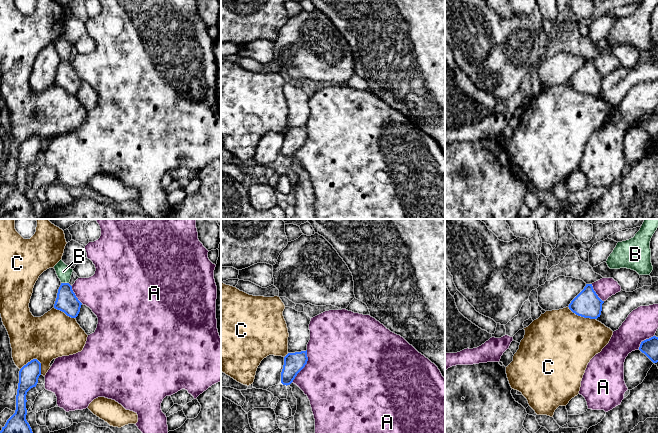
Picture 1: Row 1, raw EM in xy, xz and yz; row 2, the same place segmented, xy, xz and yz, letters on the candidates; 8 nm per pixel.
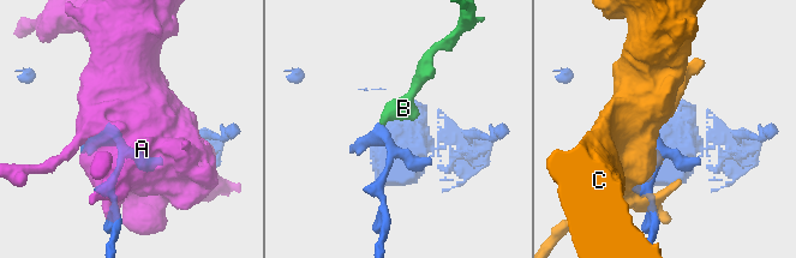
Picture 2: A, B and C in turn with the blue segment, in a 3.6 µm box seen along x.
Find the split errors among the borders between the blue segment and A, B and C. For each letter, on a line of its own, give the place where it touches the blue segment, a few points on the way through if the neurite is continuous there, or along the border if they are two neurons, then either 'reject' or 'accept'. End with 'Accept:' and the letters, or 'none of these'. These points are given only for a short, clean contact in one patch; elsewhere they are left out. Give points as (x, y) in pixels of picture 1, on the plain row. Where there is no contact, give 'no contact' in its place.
A: contact xz (304, 142); reject
B: contact xy (65, 59); way xy (66, 77), (65, 59), (63, 47); accept
C: contact xy (31, 136); reject
Accept: B

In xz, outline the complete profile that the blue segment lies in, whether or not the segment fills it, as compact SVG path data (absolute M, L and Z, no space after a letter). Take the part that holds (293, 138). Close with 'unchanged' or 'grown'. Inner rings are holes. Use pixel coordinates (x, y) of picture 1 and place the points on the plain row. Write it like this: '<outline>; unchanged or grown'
M307 126L295 129L288 129L284 133L284 141L281 148L281 159L283 161L290 161L297 150L307 140Z; unchanged

